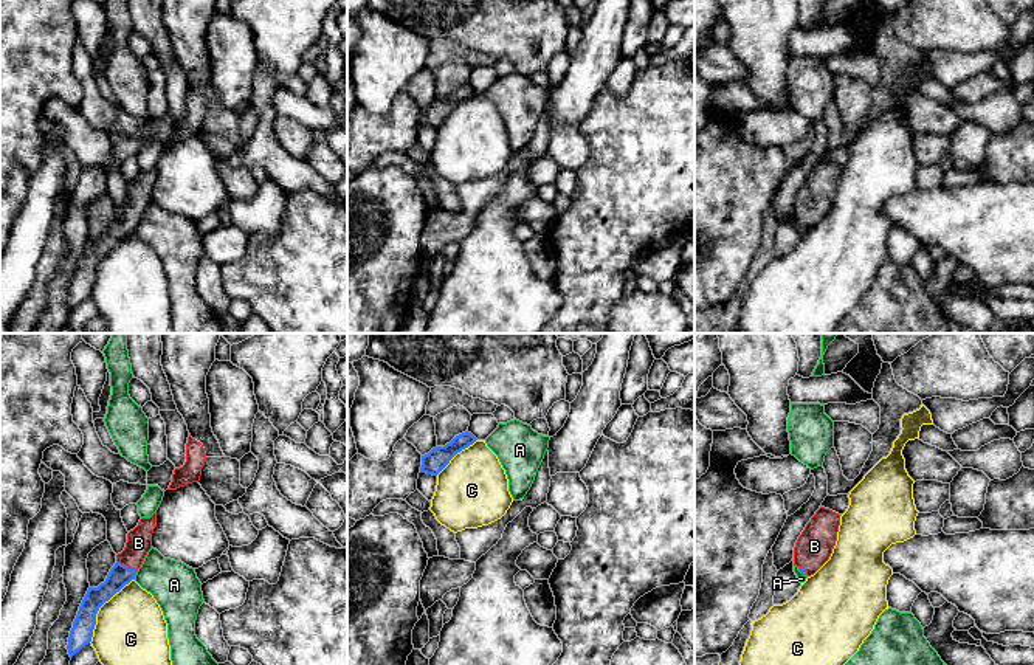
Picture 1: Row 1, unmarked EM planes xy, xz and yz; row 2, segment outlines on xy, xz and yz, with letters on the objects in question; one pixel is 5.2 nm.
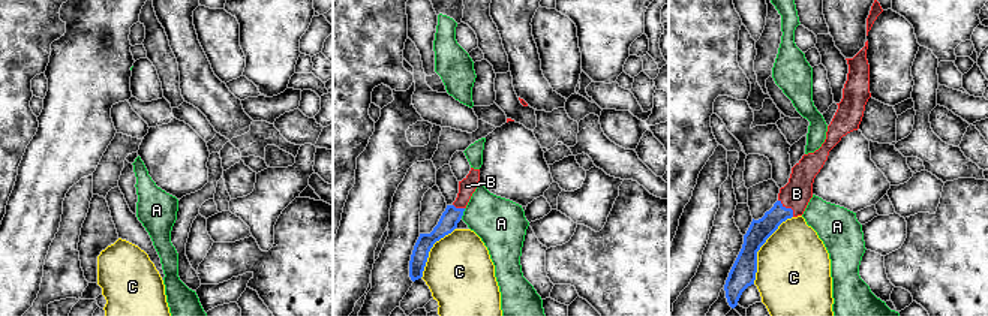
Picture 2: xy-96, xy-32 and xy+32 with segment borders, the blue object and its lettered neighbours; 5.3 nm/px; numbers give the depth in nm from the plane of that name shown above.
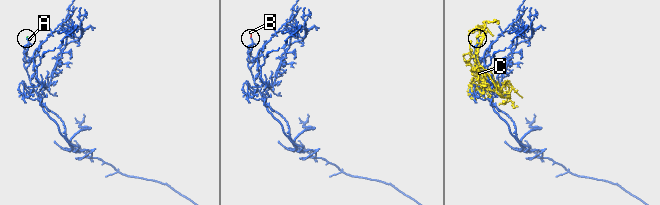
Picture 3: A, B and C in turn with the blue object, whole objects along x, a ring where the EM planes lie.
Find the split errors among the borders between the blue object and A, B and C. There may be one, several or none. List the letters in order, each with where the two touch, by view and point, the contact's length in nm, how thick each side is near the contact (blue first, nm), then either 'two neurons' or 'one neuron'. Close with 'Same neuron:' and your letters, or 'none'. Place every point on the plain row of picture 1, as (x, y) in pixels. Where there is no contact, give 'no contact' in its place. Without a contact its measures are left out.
A: contact xy (135, 227); length 50 nm; calibres 120 and 240 nm; two neurons
B: contact xy (126, 219); length 130 nm; calibres 120 and 130 nm; one neuron
C: contact xy (99, 259); length 400 nm; calibres 120 and 380 nm; two neurons
Same neuron: B

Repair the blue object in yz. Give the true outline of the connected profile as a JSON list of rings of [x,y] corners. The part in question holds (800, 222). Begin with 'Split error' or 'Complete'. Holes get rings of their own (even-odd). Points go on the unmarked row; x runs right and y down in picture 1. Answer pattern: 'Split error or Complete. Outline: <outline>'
Split error. Outline: [[[820,160],[806,177],[794,200],[794,219],[803,228],[814,228],[829,212],[839,178],[840,167],[825,160]]]

